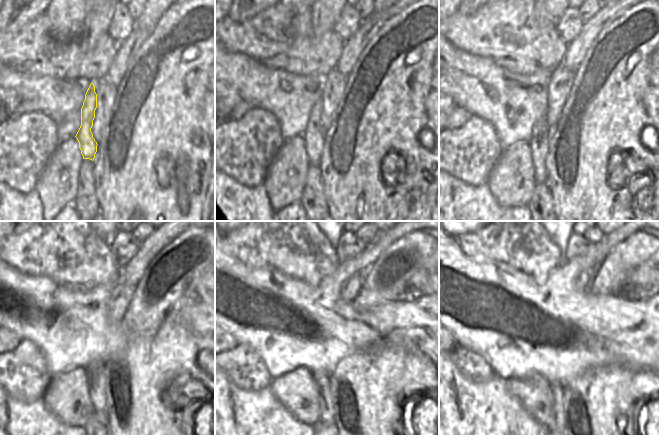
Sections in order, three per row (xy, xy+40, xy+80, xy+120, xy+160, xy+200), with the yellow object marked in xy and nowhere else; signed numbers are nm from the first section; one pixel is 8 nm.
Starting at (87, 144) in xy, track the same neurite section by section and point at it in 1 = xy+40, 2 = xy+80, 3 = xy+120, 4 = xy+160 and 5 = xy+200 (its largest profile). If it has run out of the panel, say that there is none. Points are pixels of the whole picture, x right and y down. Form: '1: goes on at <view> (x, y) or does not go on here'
1: goes on at xy+40 (314, 136)
2: goes on at xy+80 (539, 142)
3: goes on at xy+120 (95, 378)
4: goes on at xy+160 (322, 379)
5: goes on at xy+200 (557, 424)

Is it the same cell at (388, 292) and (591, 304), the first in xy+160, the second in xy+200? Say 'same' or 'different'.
different

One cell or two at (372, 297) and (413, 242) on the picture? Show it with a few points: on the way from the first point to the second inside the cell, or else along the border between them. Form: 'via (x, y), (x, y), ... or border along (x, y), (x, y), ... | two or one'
via (375, 280), (382, 259), (396, 250) | one

